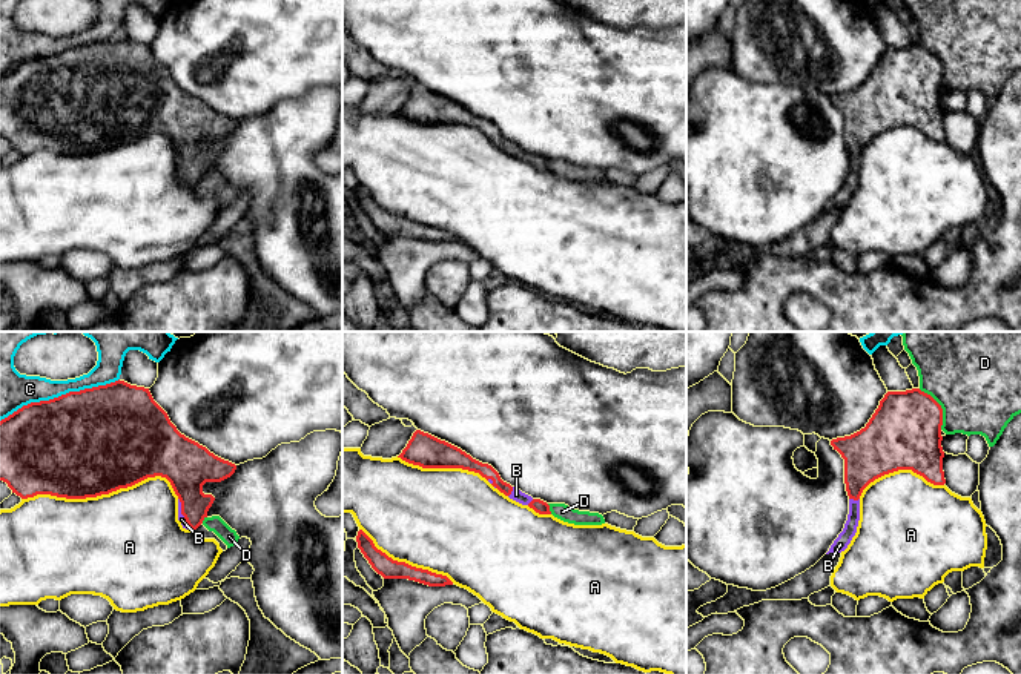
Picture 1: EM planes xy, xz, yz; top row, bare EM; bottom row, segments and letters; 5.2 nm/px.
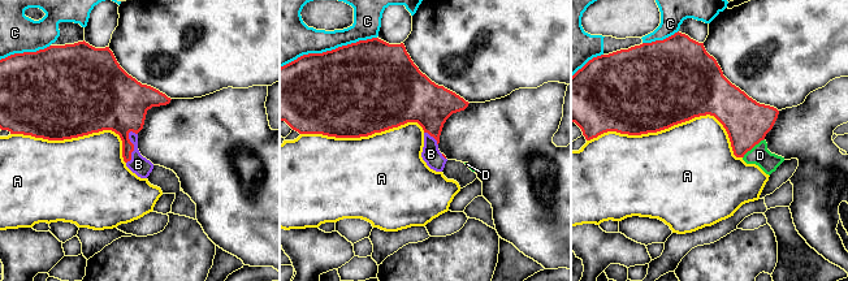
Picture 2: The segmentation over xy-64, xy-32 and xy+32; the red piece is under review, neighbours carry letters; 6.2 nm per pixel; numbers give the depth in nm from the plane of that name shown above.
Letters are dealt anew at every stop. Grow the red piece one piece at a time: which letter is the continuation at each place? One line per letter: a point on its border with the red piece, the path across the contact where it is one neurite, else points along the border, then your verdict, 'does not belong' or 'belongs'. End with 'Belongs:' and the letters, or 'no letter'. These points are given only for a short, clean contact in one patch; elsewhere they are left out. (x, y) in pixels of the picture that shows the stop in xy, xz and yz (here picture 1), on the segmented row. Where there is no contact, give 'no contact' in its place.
A: meets red in xy at (102, 493); does not belong
B: meets red in yz at (854, 499); runs through yz (868, 455), (854, 485), (854, 499), (851, 528), (840, 544); belongs
C: meets red in xy at (59, 396); does not belong
D: meets red in yz at (940, 407); does not belong
Belongs: B

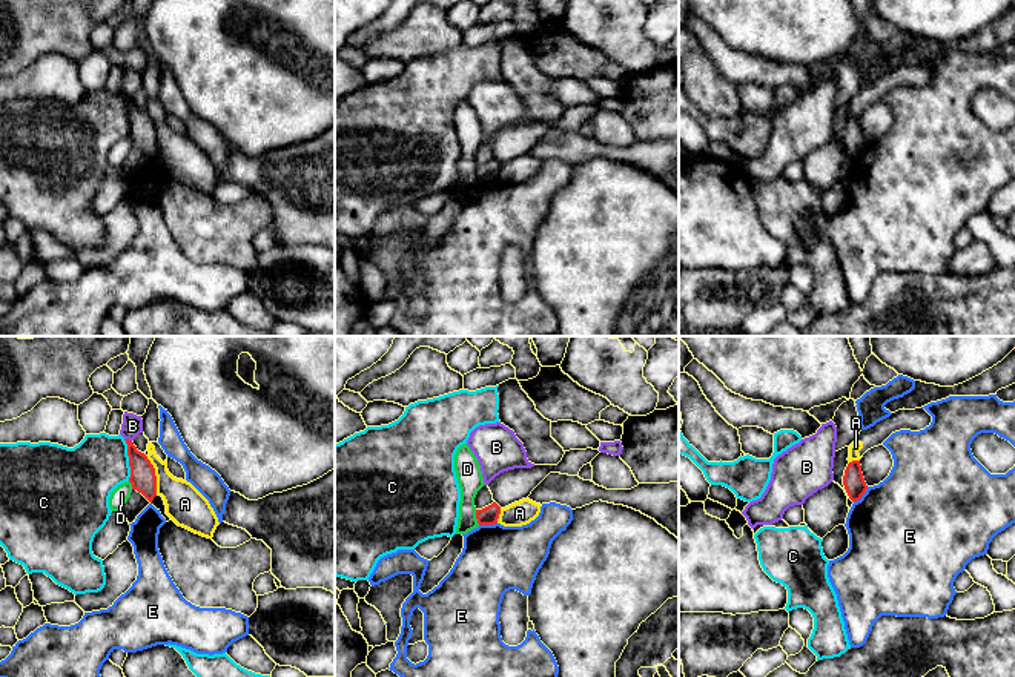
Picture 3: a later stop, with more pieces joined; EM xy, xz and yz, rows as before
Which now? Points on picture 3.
A: meets red in xy at (154, 475); border along xy (146, 456), (154, 468), (157, 493); does not belong
B: meets red in xy at (128, 439); border along xy (125, 438), (131, 441); does not belong
C: meets red in xy at (129, 461); border along xy (123, 439), (128, 449), (129, 481); does not belong
D: meets red in xz at (476, 518); does not belong
E: meets red in yz at (862, 495); does not belong
Belongs: no letter

